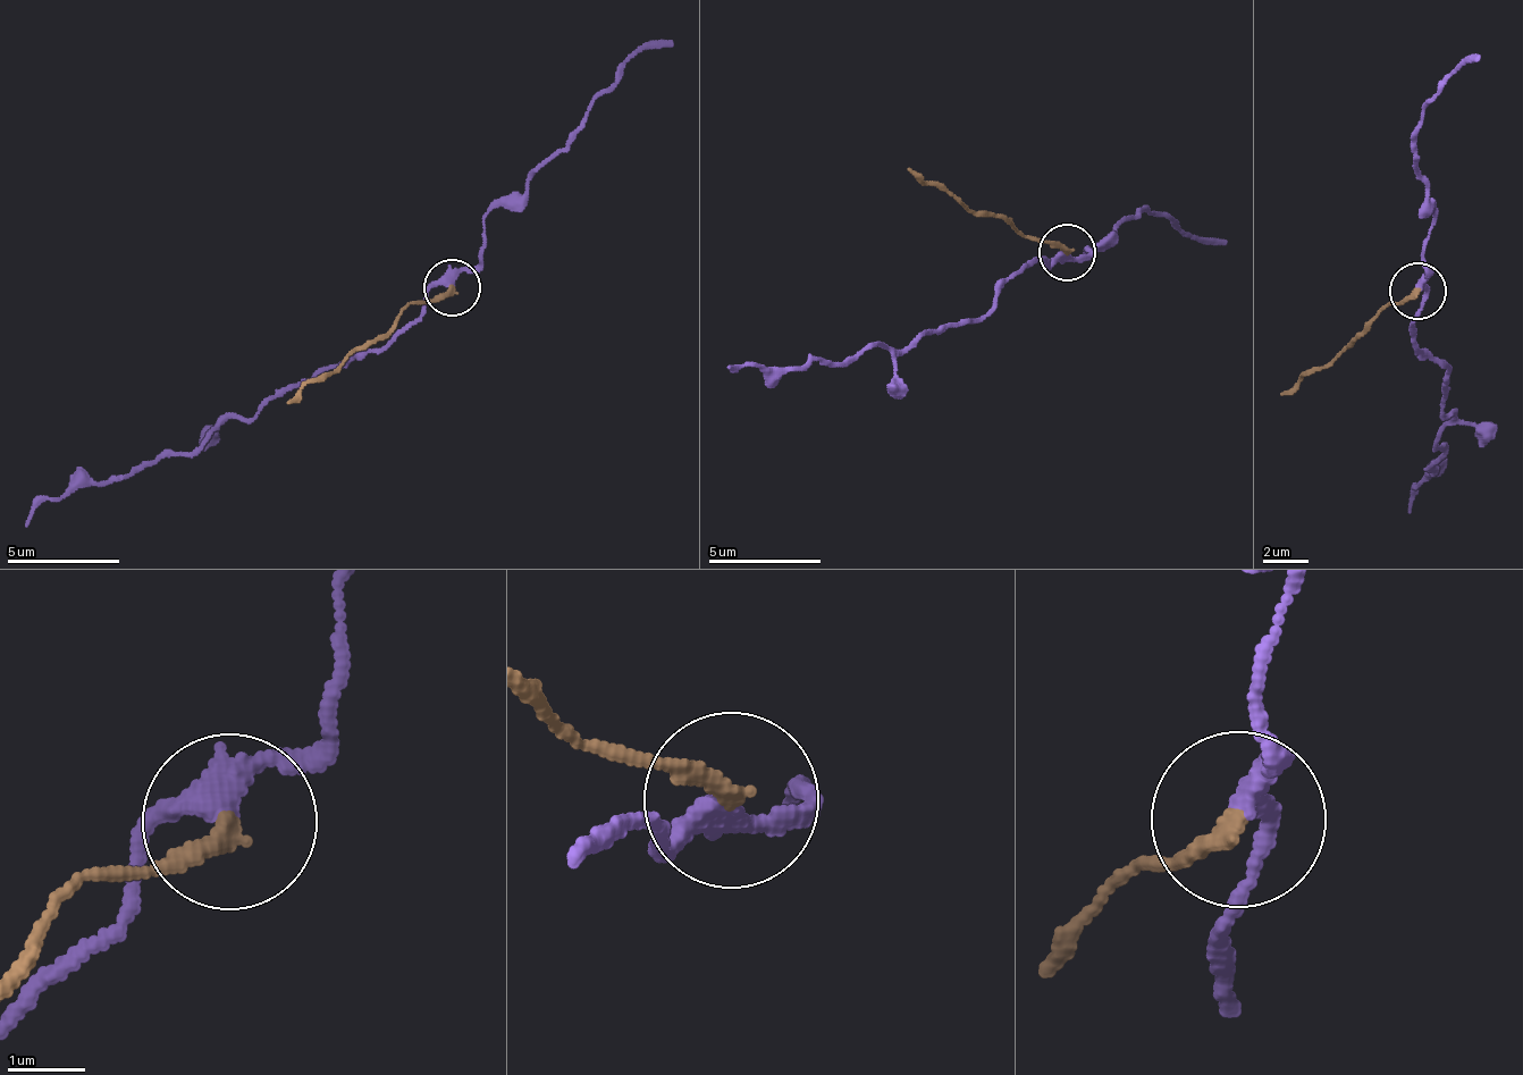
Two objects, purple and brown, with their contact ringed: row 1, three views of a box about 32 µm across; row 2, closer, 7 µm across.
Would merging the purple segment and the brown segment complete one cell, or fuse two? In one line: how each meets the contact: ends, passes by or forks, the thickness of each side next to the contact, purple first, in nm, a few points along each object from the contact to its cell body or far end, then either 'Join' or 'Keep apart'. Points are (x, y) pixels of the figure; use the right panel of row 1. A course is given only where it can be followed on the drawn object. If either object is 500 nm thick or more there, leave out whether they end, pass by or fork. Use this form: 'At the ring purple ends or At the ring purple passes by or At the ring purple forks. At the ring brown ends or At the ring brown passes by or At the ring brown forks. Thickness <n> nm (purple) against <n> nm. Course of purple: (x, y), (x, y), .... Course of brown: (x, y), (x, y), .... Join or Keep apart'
At the ring purple passes by. At the ring brown ends. Thickness 280 nm (purple) against 240 nm. Course of purple: (1420, 292), (1411, 335), (1446, 367), (1438, 403), (1453, 418), (1410, 511). Course of brown: (1420, 292), (1390, 302), (1344, 350), (1281, 393). Keep apart

